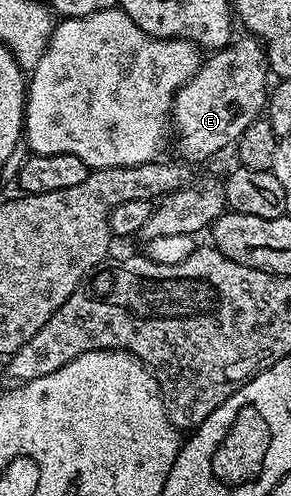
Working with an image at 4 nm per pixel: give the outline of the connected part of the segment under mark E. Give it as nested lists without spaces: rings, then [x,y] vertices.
[[[243,37],[205,57],[198,73],[176,92],[170,126],[180,137],[179,157],[185,163],[204,162],[219,150],[229,149],[265,113],[270,70],[264,48],[259,38]]]

